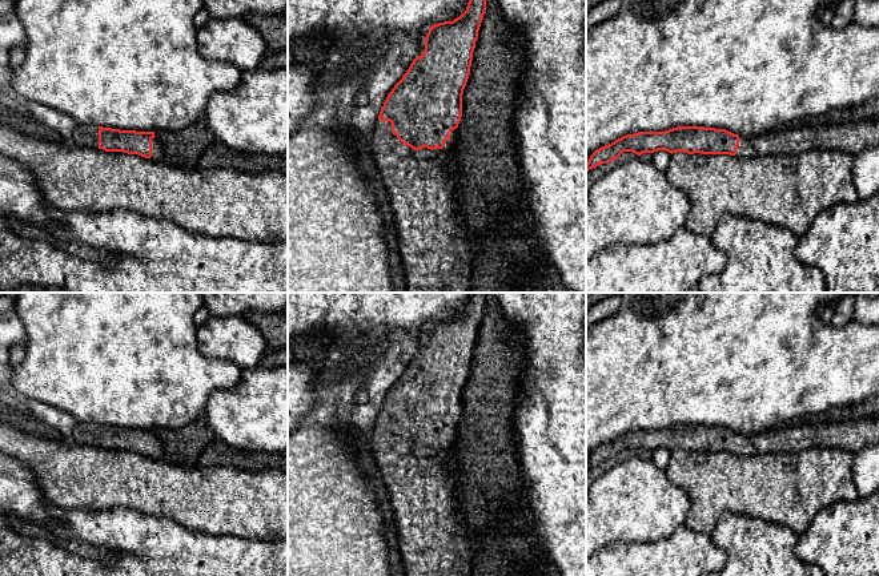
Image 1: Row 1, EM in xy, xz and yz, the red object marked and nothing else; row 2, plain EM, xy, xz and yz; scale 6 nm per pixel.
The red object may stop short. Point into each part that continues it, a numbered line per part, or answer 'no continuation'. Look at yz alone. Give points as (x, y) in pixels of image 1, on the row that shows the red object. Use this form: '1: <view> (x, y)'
1: yz (850, 137)

